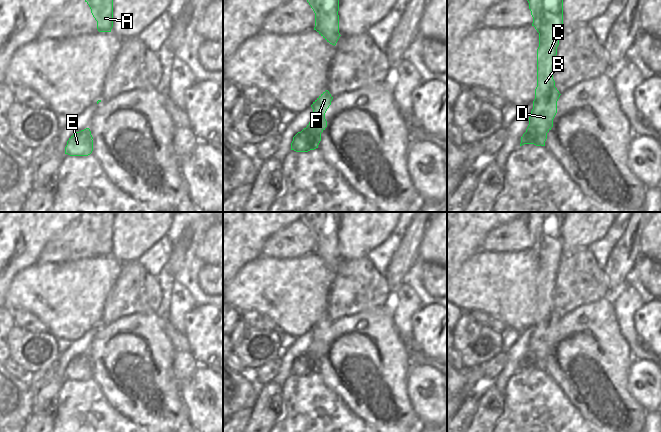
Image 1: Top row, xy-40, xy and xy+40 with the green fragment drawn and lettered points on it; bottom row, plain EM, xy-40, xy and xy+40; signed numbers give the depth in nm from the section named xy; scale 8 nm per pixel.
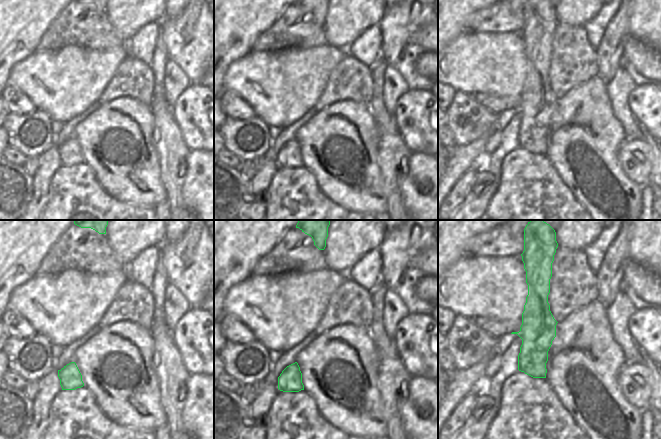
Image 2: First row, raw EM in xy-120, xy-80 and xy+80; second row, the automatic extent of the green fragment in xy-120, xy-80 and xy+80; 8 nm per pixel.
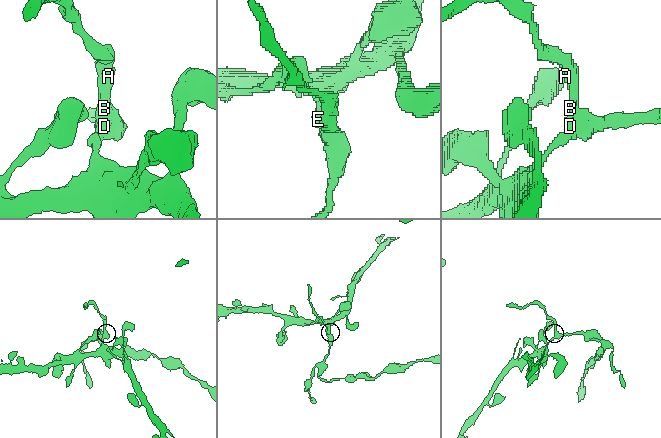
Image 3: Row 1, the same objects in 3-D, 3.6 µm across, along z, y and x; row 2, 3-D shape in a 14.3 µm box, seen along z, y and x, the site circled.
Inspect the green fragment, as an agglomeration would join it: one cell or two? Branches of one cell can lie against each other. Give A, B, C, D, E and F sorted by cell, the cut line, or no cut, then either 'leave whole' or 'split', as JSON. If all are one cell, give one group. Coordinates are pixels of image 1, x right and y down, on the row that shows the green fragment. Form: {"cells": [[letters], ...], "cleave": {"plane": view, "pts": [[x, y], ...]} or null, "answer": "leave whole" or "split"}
{"cells": [["A", "B", "C", "D", "F"], ["E"]], "cleave": {"plane": "xy", "pts": [[301, 131], [306, 131], [318, 144]]}, "answer": "split"}

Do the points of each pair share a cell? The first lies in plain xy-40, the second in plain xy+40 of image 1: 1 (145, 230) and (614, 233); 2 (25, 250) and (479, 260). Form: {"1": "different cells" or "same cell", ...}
{"1": "different cells", "2": "different cells"}

